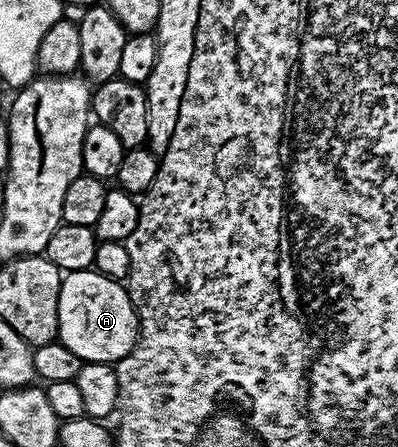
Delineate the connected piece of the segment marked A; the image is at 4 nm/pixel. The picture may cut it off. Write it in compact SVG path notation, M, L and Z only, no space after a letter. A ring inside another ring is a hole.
M95 269L70 271L61 278L58 293L59 342L78 353L86 363L115 365L133 349L138 338L136 306L123 282L106 277Z

